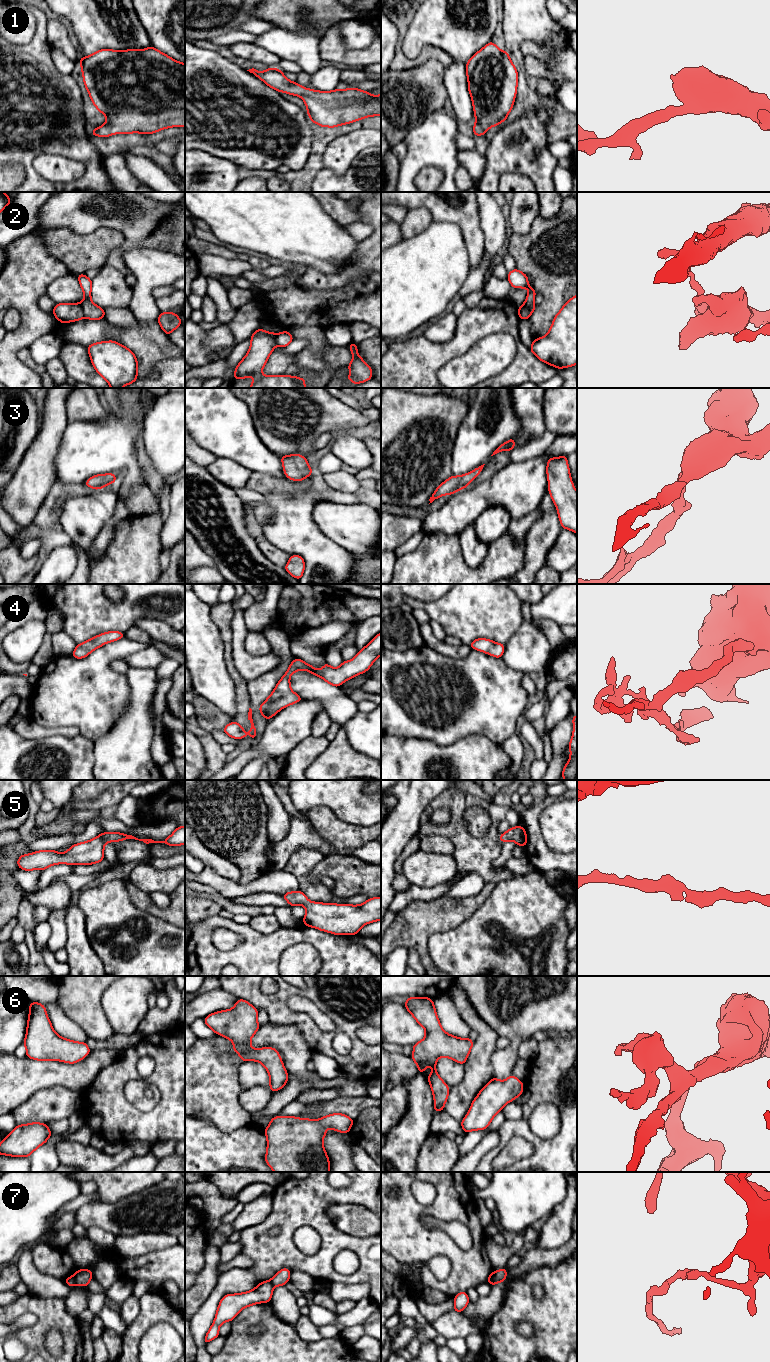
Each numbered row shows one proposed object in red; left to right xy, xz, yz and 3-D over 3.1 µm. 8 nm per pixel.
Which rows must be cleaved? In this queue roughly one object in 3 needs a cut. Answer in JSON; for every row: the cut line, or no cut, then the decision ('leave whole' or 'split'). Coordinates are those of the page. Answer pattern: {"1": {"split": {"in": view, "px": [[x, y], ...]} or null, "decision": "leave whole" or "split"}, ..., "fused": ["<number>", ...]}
{"1": {"split": null, "decision": "leave whole"}, "2": {"split": {"in": "xy", "px": [[79, 303], [85, 317]]}, "decision": "split"}, "3": {"split": null, "decision": "leave whole"}, "4": {"split": null, "decision": "leave whole"}, "5": {"split": null, "decision": "leave whole"}, "6": {"split": null, "decision": "leave whole"}, "7": {"split": {"in": "xy", "px": [[73, 1275], [76, 1284]]}, "decision": "split"}, "fused": ["2", "7"]}

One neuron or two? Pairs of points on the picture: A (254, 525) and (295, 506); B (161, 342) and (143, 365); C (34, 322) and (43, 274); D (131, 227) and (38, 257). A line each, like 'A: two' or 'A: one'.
A: two
B: one
C: one
D: two

